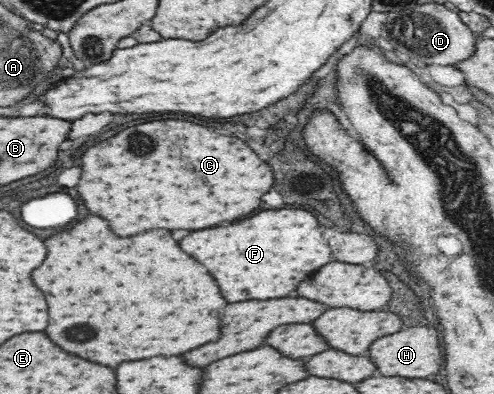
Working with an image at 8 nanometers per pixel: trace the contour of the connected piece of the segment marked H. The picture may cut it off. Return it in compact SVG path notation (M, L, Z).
M415 326L415 328L401 330L397 334L375 340L375 344L369 348L369 356L377 364L377 370L381 376L427 378L431 374L437 374L443 366L443 350L439 344L441 342L439 342L439 334L435 328Z

